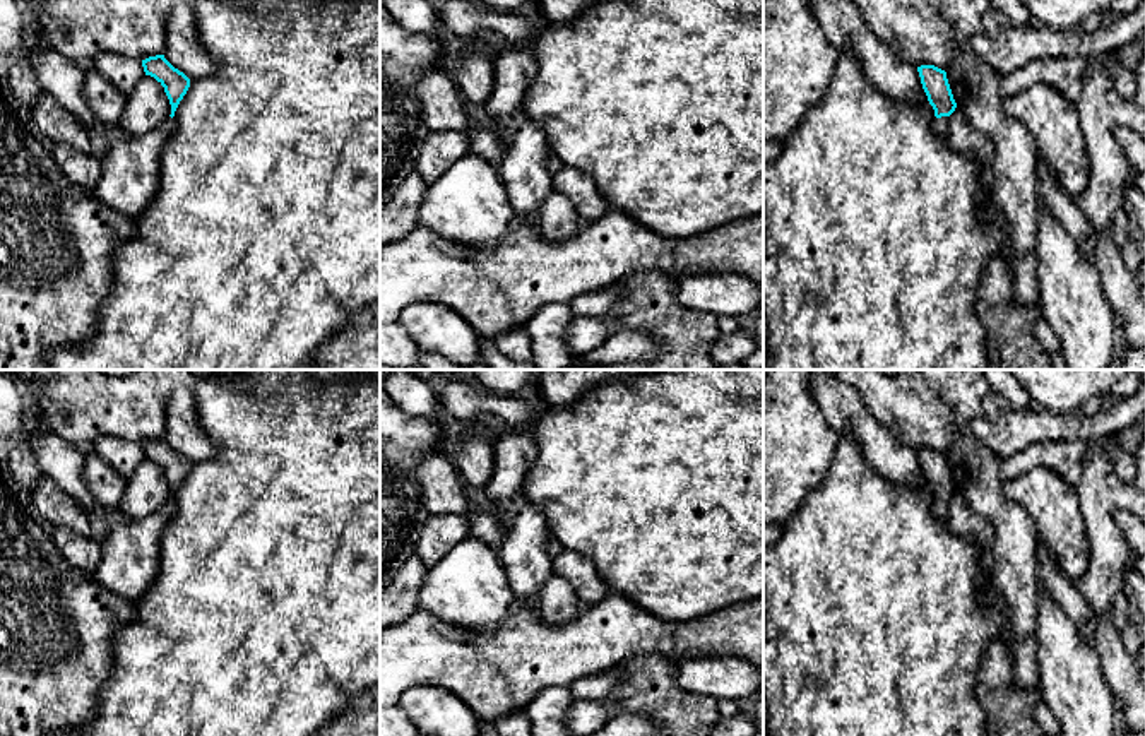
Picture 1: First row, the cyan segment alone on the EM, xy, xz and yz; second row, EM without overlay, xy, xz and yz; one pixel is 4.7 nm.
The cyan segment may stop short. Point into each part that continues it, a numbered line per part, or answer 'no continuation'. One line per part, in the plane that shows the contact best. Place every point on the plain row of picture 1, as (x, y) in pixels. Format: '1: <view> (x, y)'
1: yz (940, 509)

